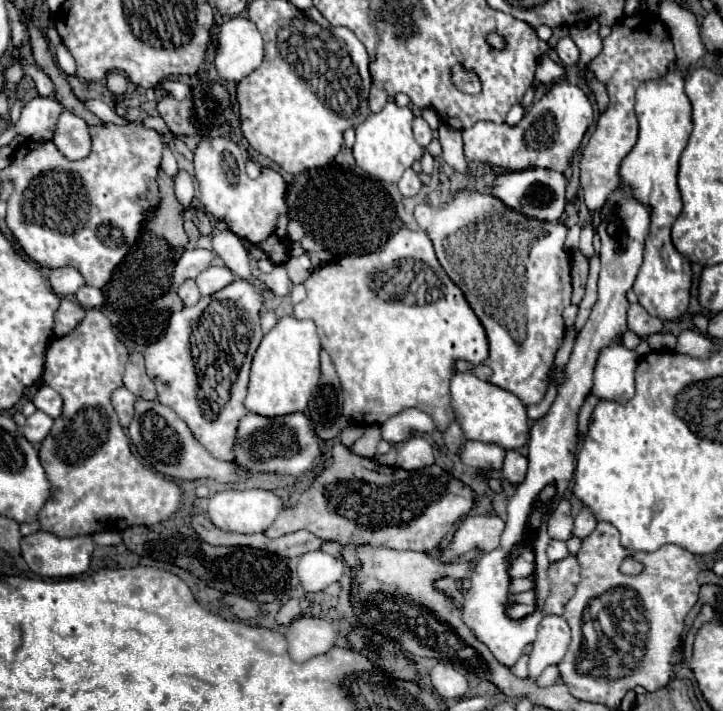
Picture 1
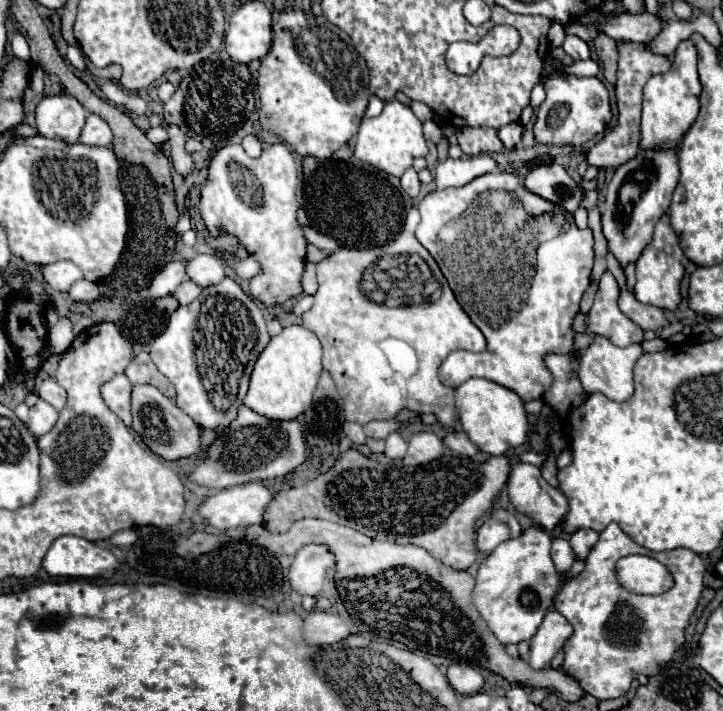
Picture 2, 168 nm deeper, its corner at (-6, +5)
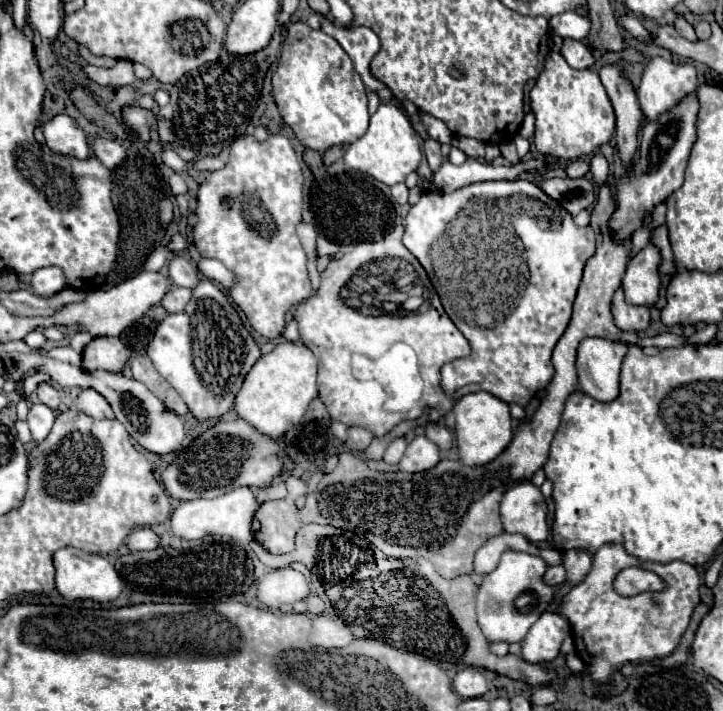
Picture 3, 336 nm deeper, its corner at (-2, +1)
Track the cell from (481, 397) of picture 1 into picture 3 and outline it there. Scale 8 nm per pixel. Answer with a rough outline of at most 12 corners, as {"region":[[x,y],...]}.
{"region":[[461,397],[455,441],[467,467],[491,463],[513,439],[509,405]]}

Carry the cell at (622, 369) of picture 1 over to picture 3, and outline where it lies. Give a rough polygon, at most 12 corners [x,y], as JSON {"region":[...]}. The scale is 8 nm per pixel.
{"region":[[585,337],[579,389],[597,401],[619,395],[627,345]]}

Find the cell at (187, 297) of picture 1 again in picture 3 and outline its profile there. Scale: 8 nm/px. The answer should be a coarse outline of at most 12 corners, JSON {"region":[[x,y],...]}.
{"region":[[171,287],[161,305],[179,313],[191,299],[191,289]]}

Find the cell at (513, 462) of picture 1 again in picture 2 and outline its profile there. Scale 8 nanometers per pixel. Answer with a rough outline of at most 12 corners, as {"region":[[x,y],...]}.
{"region":[[515,463],[507,483],[513,505],[553,531],[567,497],[539,467]]}

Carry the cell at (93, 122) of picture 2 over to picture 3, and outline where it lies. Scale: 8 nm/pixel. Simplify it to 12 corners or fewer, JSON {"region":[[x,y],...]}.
{"region":[[95,139],[93,153],[107,169],[127,157],[119,141]]}

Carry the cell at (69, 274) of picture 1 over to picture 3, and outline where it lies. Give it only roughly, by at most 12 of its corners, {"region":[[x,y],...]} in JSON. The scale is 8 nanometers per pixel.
{"region":[[43,267],[33,273],[31,289],[51,297],[65,287],[59,267]]}

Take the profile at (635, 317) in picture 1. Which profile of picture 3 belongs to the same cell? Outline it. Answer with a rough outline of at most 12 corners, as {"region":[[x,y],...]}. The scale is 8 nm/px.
{"region":[[623,291],[613,295],[615,325],[643,331],[649,307],[625,303]]}

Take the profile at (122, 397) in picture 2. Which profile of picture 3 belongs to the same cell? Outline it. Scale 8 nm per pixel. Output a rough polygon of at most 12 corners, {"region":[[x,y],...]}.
{"region":[[85,389],[73,409],[93,419],[113,419],[111,407],[97,391]]}

